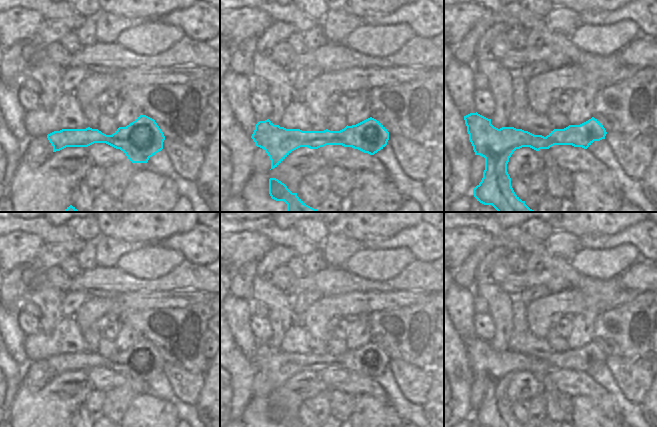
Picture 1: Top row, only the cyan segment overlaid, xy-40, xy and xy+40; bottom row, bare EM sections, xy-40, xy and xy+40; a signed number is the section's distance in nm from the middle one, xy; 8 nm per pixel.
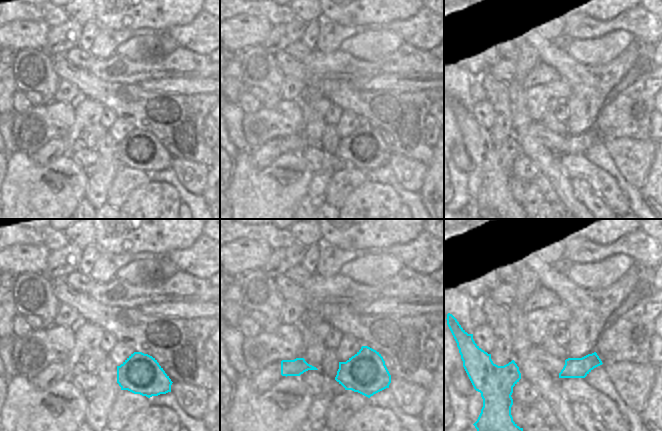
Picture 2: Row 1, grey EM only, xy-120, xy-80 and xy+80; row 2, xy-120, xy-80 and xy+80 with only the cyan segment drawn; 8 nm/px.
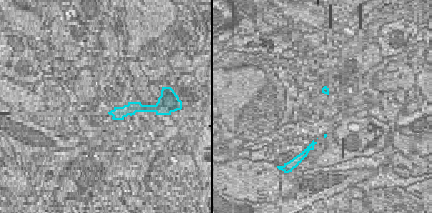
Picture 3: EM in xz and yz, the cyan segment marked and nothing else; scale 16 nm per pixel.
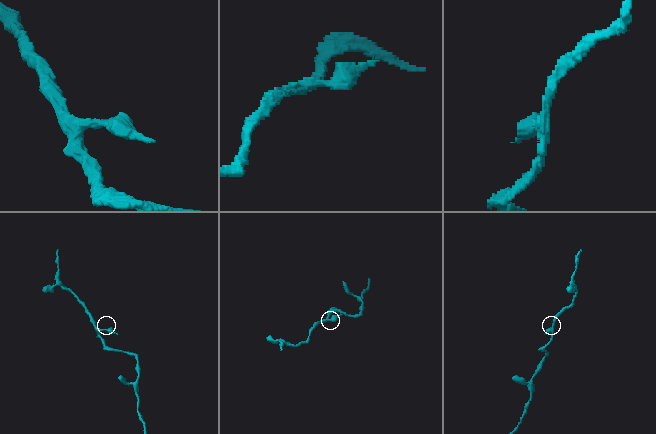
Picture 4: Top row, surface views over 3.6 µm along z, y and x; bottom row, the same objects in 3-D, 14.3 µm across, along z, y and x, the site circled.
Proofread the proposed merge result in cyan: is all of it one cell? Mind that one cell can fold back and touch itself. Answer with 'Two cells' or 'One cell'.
One cell

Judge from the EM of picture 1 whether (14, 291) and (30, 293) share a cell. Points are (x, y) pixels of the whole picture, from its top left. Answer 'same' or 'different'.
different

